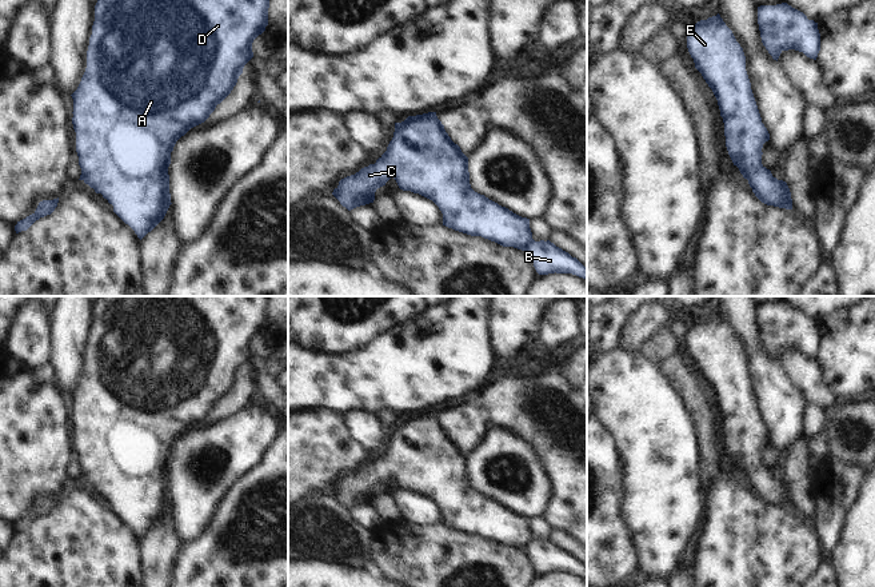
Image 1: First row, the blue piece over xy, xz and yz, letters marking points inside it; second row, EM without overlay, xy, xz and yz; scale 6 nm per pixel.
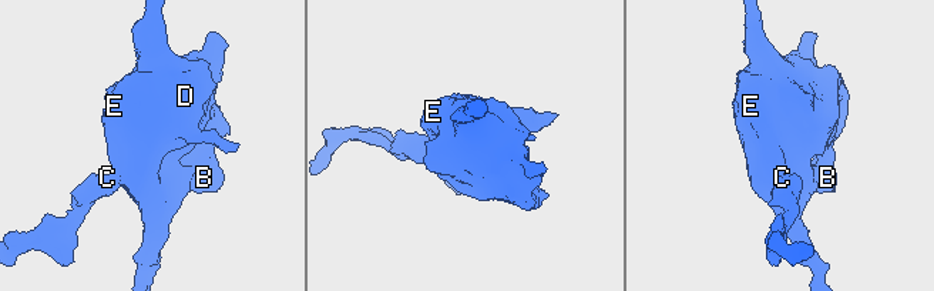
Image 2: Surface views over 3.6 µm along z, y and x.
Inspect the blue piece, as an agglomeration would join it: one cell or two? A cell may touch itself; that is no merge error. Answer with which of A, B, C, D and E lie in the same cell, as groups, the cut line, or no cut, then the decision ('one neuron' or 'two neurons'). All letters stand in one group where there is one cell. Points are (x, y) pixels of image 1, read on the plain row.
A B C D E | no cut | one neuron

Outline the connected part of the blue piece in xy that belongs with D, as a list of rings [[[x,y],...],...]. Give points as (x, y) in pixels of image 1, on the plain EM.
[[[100,296],[95,304],[95,320],[87,350],[87,367],[73,398],[72,423],[76,431],[76,451],[83,479],[96,492],[101,492],[113,511],[128,523],[141,539],[165,515],[171,502],[169,474],[171,451],[176,440],[191,427],[204,422],[233,388],[244,364],[253,356],[252,342],[268,324],[269,296]]]

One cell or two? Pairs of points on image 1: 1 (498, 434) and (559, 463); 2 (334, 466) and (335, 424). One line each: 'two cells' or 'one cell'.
1: two cells
2: one cell

